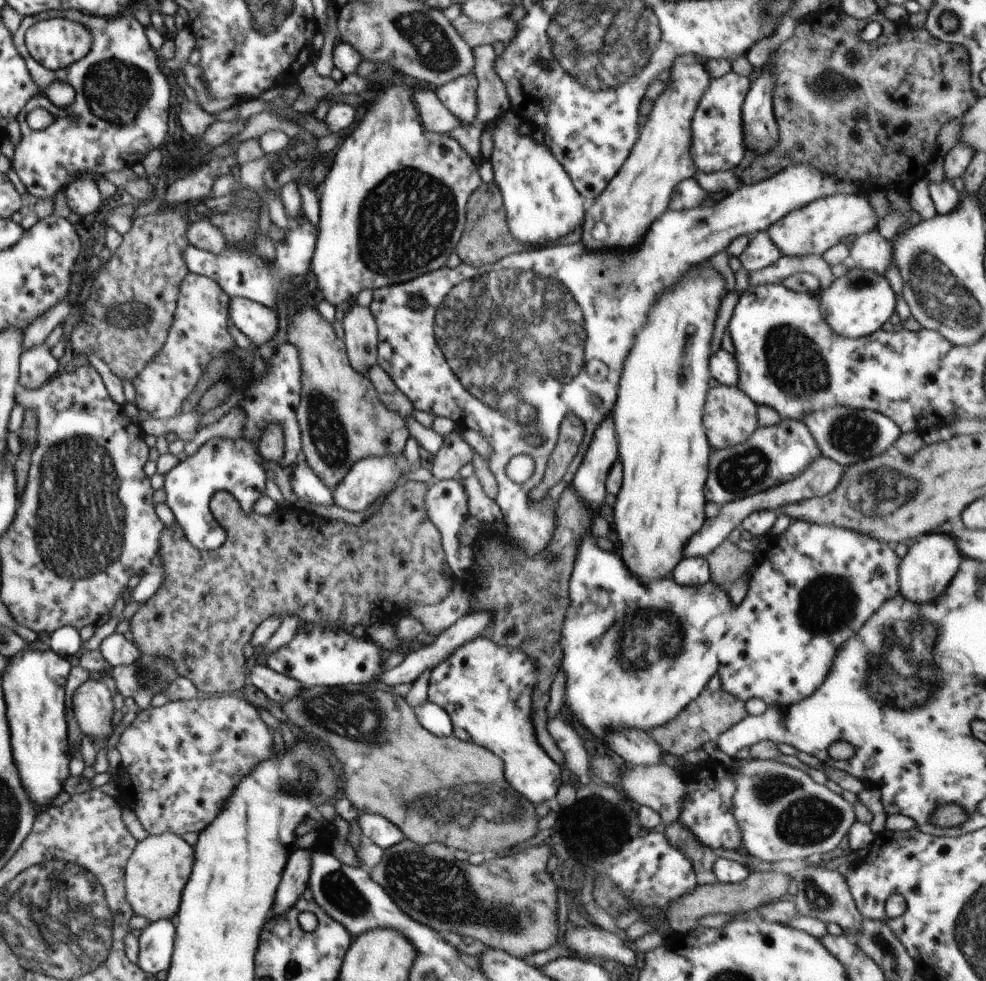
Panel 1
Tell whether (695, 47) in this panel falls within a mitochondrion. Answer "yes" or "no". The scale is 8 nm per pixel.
no

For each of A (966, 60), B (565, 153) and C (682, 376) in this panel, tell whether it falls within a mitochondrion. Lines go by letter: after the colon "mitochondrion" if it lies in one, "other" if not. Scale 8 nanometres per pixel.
A: other
B: other
C: other

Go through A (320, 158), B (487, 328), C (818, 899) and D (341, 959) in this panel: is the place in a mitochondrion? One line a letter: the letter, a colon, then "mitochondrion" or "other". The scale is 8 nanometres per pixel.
A: other
B: mitochondrion
C: mitochondrion
D: other

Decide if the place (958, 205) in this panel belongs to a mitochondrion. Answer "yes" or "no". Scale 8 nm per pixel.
no

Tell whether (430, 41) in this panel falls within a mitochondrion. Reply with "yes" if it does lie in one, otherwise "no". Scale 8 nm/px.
yes

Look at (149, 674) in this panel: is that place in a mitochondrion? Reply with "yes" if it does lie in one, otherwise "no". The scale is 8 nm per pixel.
yes

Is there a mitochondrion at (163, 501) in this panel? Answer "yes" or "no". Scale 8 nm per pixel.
no

